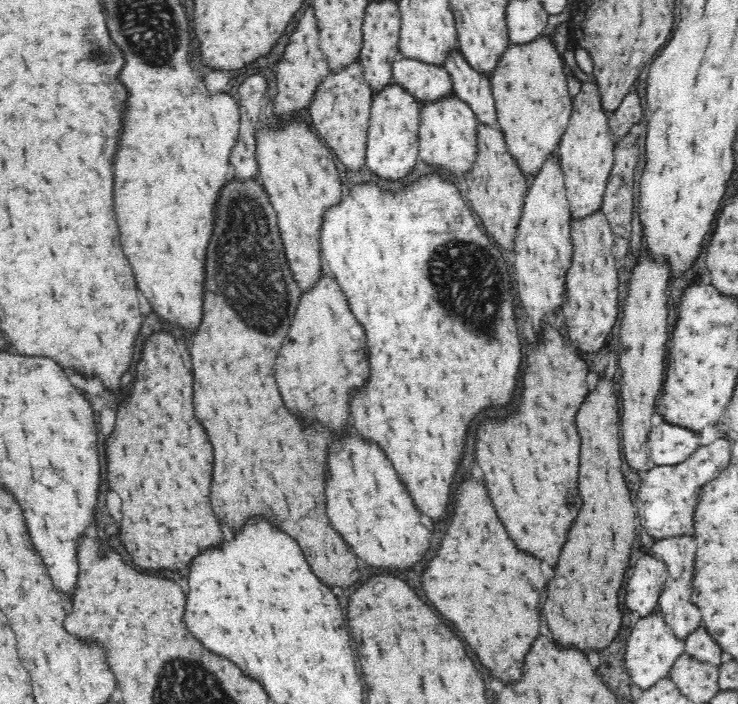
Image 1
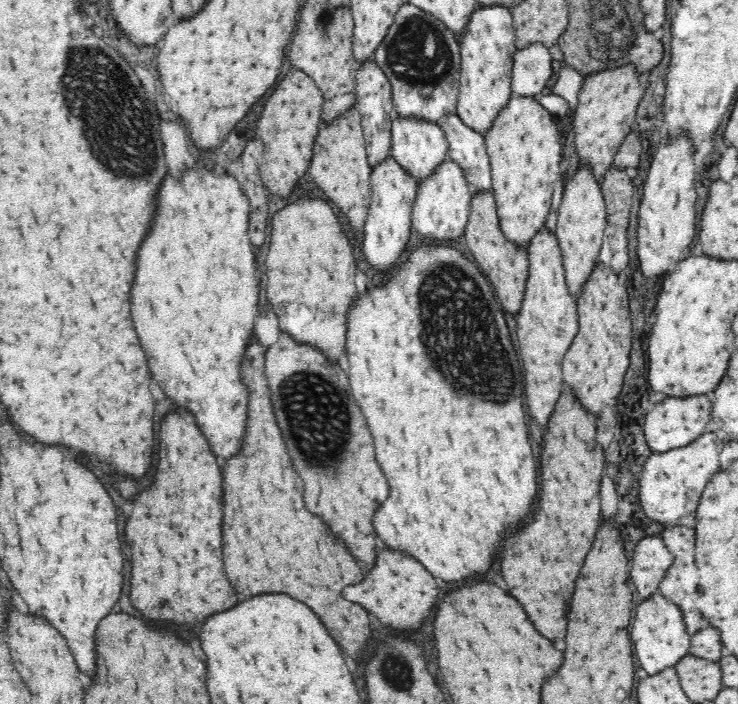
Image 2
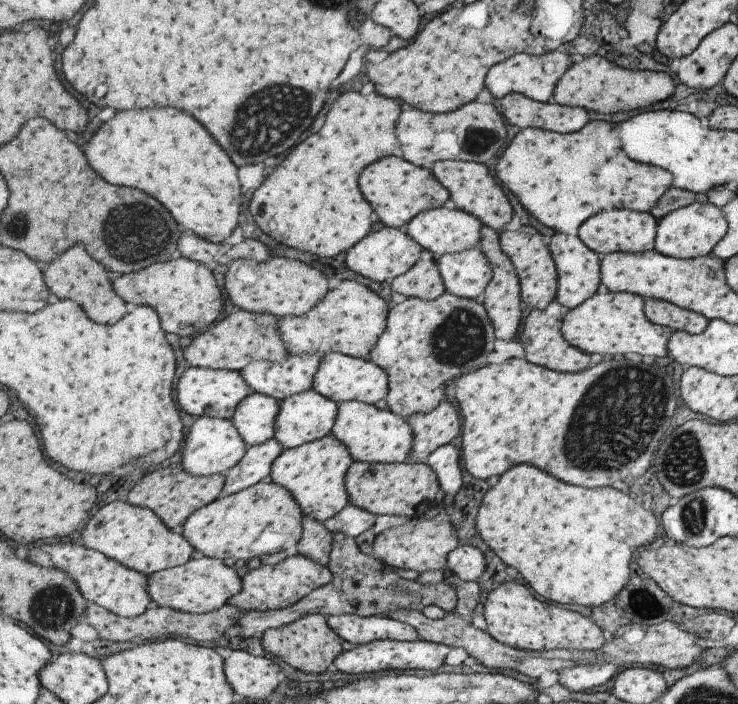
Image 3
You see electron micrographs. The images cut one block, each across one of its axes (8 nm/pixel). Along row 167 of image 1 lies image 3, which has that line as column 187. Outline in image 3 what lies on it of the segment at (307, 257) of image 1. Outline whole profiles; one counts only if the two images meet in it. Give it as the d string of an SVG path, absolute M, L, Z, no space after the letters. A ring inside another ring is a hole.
M177 257L167 262L157 263L141 272L114 276L115 288L125 296L129 304L149 304L159 316L165 332L173 332L177 336L193 336L209 328L223 310L223 294L213 276L211 265Z

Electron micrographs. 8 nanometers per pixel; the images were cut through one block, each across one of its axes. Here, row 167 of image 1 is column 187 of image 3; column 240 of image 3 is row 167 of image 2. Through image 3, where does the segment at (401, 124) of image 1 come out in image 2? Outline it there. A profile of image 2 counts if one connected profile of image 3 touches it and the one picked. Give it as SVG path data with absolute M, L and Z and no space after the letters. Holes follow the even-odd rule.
M392 154L386 155L371 172L371 202L363 224L363 240L359 245L366 262L382 272L388 272L398 263L399 256L410 237L412 209L419 181Z

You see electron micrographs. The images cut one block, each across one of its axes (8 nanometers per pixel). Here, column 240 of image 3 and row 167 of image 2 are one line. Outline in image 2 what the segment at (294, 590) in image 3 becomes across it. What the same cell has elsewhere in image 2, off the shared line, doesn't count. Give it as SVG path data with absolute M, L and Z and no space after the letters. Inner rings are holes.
M632 63L611 69L600 69L583 76L573 120L573 140L576 148L574 161L586 160L590 163L596 180L602 182L607 168L613 164L619 146L632 130L638 105L650 90L646 86L647 83Z

